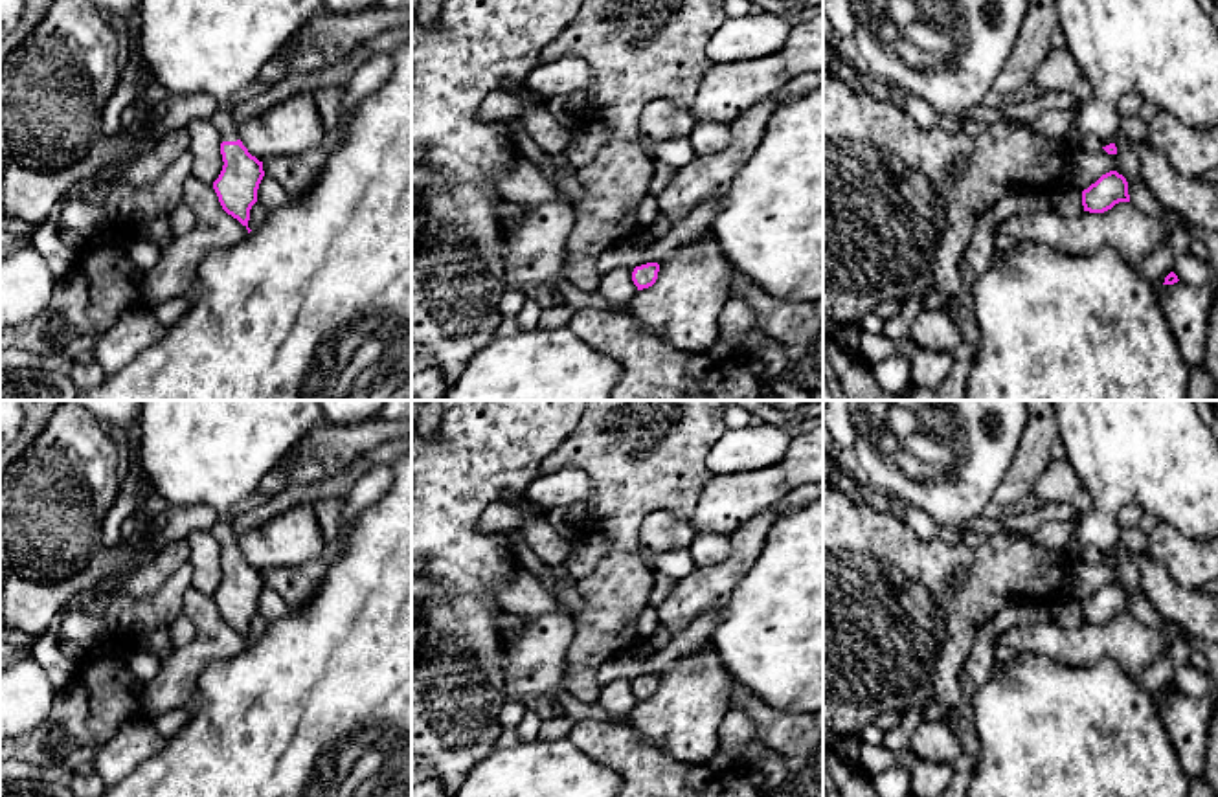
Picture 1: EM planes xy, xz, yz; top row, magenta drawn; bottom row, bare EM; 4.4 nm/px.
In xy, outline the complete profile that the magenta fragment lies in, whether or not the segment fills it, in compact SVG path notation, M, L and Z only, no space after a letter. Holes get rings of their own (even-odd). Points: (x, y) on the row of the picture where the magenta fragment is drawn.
M141 0L140 53L152 83L162 84L167 95L209 94L219 101L211 123L222 140L224 165L213 189L222 209L248 233L250 209L265 171L263 162L239 140L231 97L250 88L283 44L323 9L323 0Z

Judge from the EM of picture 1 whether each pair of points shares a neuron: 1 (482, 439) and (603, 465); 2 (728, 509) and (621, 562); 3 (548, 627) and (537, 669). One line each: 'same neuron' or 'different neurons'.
1: different neurons
2: different neurons
3: same neuron

